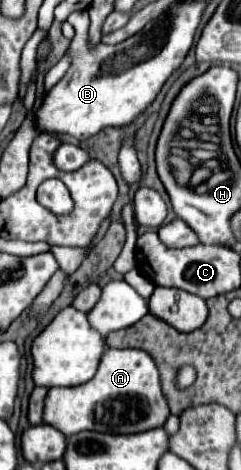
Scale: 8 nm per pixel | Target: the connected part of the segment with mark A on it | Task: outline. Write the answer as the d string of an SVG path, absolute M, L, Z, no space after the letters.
M106 349L94 379L78 387L50 389L44 411L44 423L58 427L66 435L86 429L106 433L150 431L162 427L168 417L170 407L162 393L158 365L142 349Z

